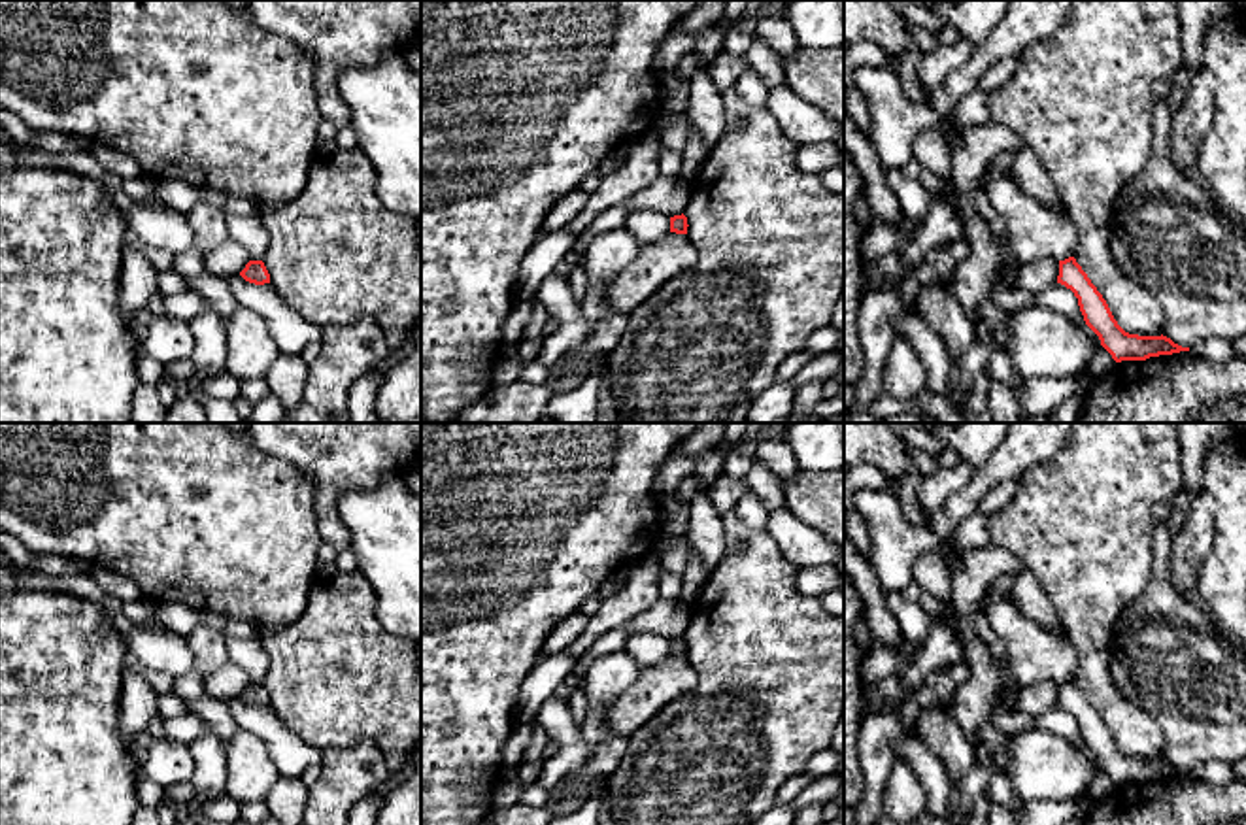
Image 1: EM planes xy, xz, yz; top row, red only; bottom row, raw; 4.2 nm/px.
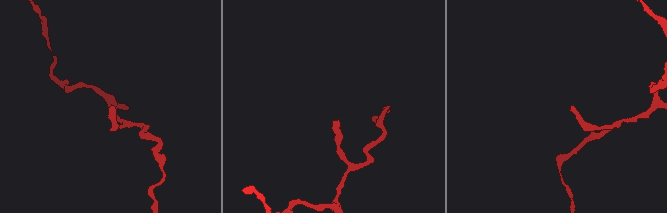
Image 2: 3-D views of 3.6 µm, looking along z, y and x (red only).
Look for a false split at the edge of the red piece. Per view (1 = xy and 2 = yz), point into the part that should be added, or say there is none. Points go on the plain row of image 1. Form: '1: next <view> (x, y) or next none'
1: next none
2: next none

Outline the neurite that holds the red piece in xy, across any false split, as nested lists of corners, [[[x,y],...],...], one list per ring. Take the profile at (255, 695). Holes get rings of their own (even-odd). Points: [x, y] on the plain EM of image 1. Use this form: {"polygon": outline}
{"polygon": [[[249,683],[245,691],[240,695],[240,699],[255,708],[270,706],[270,697],[262,683]]]}

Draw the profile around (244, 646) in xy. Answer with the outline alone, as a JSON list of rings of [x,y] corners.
[[[227,617],[223,636],[228,663],[240,666],[251,683],[262,683],[270,668],[270,657],[262,646],[261,632],[244,619]]]

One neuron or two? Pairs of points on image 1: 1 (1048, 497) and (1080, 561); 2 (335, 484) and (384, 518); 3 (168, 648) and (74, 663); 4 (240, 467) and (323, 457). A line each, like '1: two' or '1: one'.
1: one
2: two
3: two
4: two

